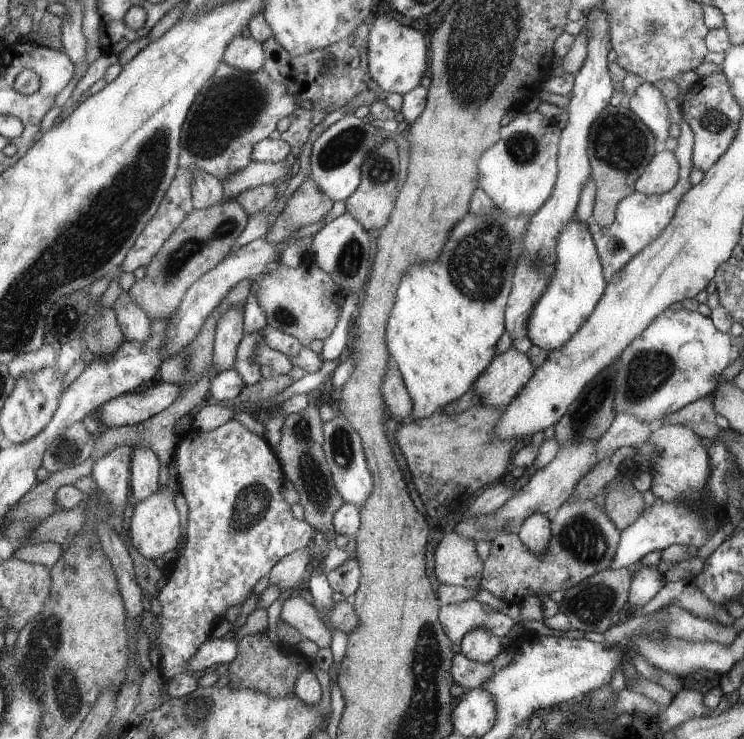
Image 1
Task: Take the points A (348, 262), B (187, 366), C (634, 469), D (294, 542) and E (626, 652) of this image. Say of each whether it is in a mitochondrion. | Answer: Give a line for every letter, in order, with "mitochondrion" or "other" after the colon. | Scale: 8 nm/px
A: mitochondrion
B: mitochondrion
C: other
D: other
E: other

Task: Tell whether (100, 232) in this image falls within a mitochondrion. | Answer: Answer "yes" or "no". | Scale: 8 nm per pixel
yes

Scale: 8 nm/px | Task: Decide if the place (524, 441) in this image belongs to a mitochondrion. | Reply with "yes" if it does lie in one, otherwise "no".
no

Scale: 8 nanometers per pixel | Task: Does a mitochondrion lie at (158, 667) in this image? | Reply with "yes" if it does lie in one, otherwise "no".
no

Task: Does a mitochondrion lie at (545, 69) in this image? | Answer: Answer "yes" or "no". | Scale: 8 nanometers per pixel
no

